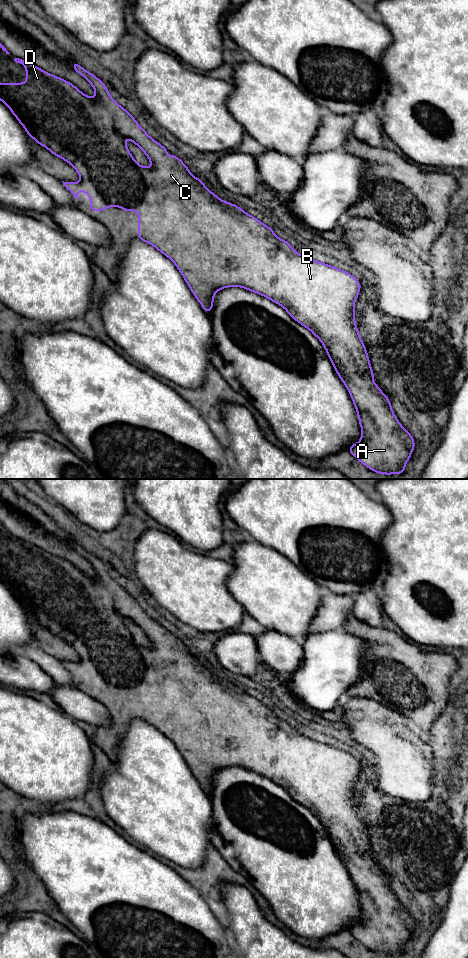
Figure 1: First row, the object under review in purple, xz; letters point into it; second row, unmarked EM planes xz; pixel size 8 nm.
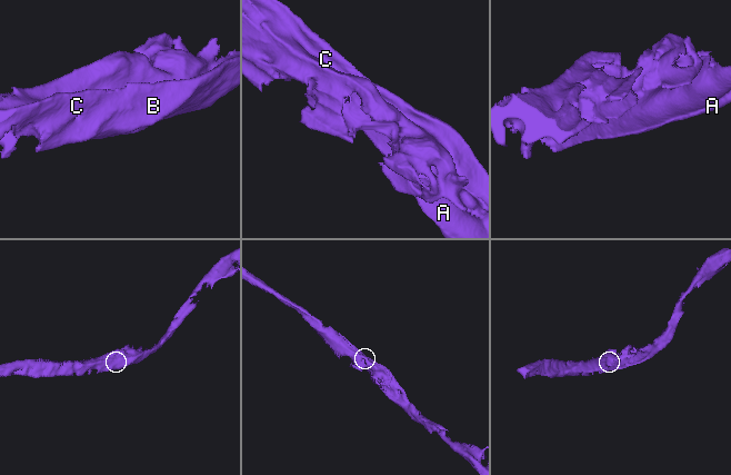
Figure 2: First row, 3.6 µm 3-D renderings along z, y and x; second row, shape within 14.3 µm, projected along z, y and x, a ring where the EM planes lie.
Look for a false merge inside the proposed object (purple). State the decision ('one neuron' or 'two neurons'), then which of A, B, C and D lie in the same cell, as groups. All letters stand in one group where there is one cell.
one neuron; groups A B C D

